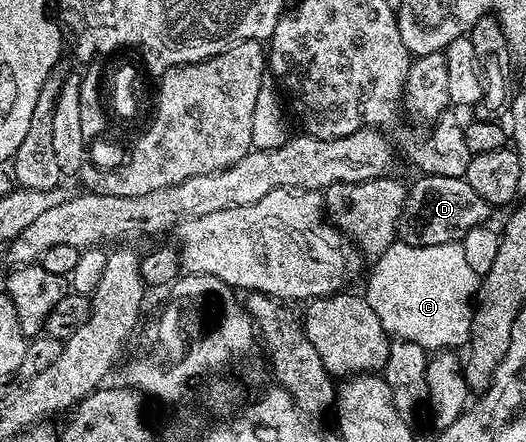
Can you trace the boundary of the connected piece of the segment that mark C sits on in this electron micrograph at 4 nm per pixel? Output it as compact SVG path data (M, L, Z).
M396 241L384 255L374 260L375 268L367 279L365 298L373 313L377 313L388 336L413 341L424 347L428 353L466 348L471 336L471 308L480 276L475 275L471 266L468 266L462 247L462 242L459 241L424 247L414 247L408 243Z

